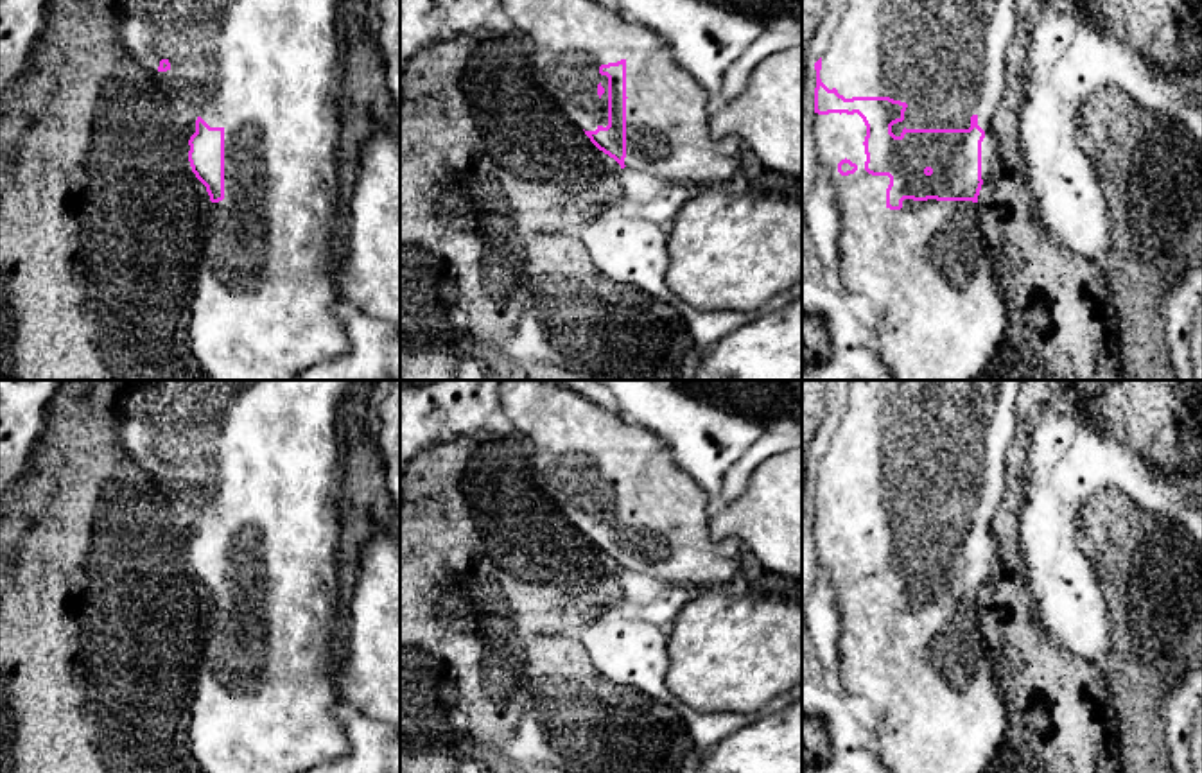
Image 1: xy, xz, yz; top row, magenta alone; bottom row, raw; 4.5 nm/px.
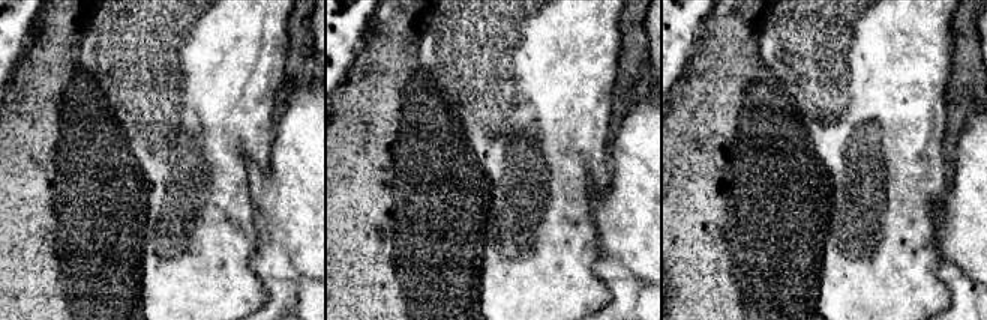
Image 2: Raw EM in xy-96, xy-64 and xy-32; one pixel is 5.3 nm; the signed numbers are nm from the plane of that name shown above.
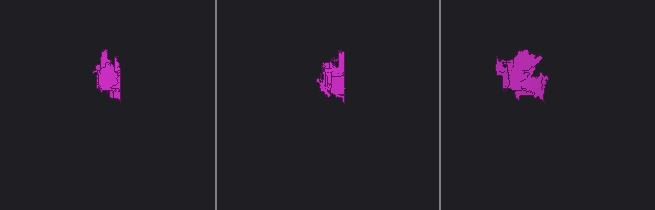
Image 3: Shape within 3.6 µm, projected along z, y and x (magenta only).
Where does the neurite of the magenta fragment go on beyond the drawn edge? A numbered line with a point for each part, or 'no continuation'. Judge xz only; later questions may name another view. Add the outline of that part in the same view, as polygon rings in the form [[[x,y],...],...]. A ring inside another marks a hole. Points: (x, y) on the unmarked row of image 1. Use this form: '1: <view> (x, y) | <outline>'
1: xz (668, 537) | [[[504,380],[499,396],[508,420],[535,447],[540,488],[581,531],[608,527],[608,479],[599,475],[599,468],[626,463],[626,570],[707,590],[721,590],[741,572],[743,543],[737,538],[710,538],[709,495],[676,466],[664,439],[551,382]]]

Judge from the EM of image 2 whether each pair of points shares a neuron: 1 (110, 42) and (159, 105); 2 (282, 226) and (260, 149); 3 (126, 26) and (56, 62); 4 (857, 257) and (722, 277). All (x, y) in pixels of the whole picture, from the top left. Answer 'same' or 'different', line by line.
1: same
2: different
3: different
4: different

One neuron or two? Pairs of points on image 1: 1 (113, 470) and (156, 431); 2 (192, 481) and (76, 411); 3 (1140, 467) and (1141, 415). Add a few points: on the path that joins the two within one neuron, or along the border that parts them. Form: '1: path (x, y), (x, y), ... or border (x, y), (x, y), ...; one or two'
1: border (122, 413), (121, 447), (146, 472), (156, 474); two
2: border (126, 399), (121, 427), (121, 447), (124, 452); two
3: path (1149, 454), (1149, 427); one

